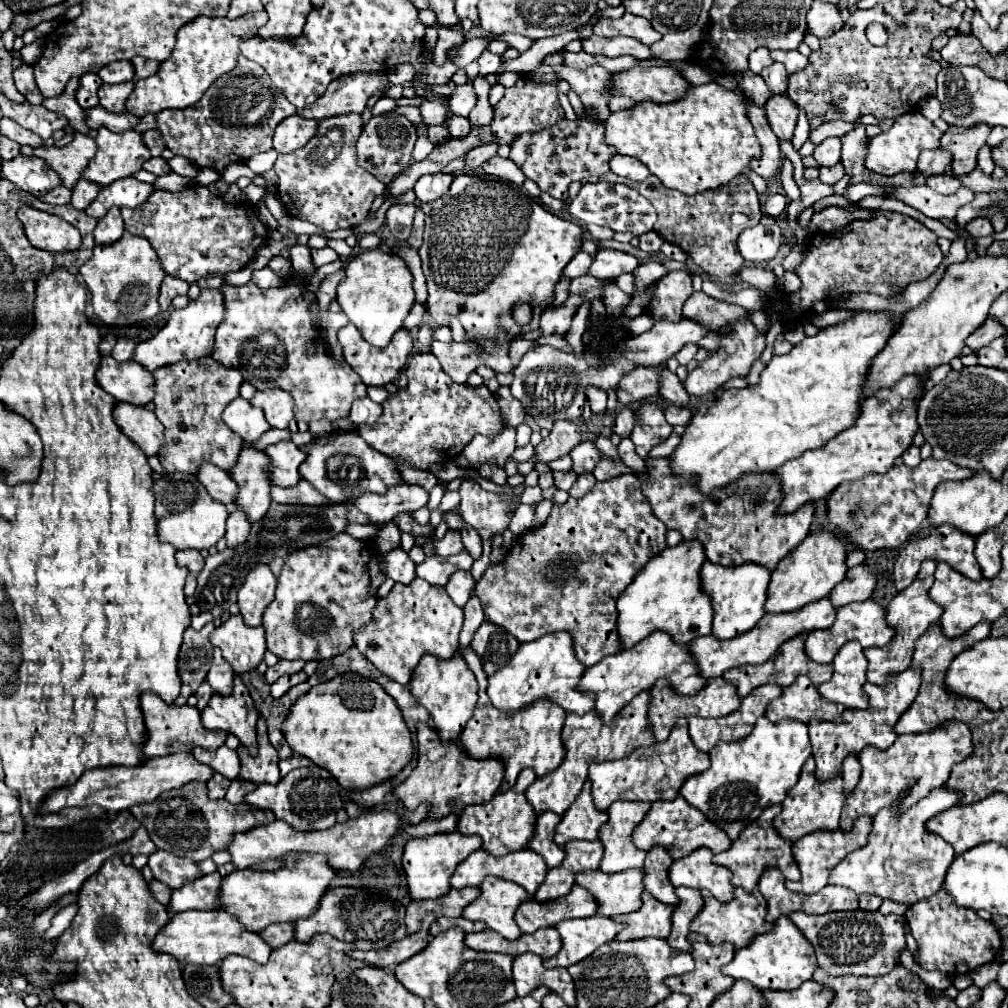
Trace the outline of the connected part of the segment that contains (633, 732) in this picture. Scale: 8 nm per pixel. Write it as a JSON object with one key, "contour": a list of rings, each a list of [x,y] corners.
{"contour":[[[642,691],[640,695],[636,695],[636,699],[632,699],[632,703],[628,703],[628,707],[624,707],[624,711],[610,725],[602,723],[602,719],[596,715],[596,711],[588,711],[582,717],[568,715],[566,723],[562,727],[562,743],[566,749],[566,757],[564,757],[562,765],[556,771],[536,779],[526,791],[526,799],[534,807],[534,811],[536,813],[552,811],[556,815],[564,815],[566,809],[574,803],[574,799],[582,791],[590,763],[622,759],[640,747],[652,745],[654,735],[648,729],[648,719],[646,719],[648,703],[650,703],[650,693]]]}

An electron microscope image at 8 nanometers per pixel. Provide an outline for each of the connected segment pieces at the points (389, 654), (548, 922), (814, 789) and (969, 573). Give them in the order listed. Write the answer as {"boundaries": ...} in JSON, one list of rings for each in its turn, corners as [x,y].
{"boundaries":[[[[416,577],[410,585],[400,585],[396,583],[392,591],[384,597],[378,599],[378,605],[372,613],[372,621],[366,623],[364,629],[360,629],[354,637],[354,643],[358,651],[384,675],[390,679],[406,685],[418,667],[422,655],[430,653],[438,659],[450,659],[458,651],[458,633],[462,629],[462,609],[452,603],[452,599],[444,593],[444,587],[434,587],[428,581]]],[[[574,885],[564,899],[552,899],[548,903],[524,901],[514,913],[514,921],[522,933],[534,933],[540,927],[554,927],[564,919],[590,917],[596,911],[594,897],[580,885]]],[[[856,755],[844,759],[842,773],[828,783],[820,783],[814,779],[814,759],[810,757],[802,767],[796,787],[792,787],[792,791],[788,791],[788,795],[782,803],[782,811],[778,817],[774,817],[772,825],[788,841],[798,841],[800,837],[814,833],[814,831],[836,831],[840,813],[844,807],[844,799],[848,799],[848,795],[852,793],[852,787],[856,787],[858,781],[860,781],[860,763],[858,763]]],[[[942,525],[942,527],[924,527],[920,529],[918,533],[926,533],[926,535],[916,535],[908,541],[908,545],[900,551],[896,563],[894,563],[894,585],[898,591],[906,589],[918,575],[920,571],[920,563],[924,559],[932,559],[932,561],[942,561],[942,563],[948,563],[950,567],[954,567],[958,573],[966,575],[968,579],[972,581],[980,581],[982,579],[982,573],[980,573],[980,567],[976,563],[976,557],[974,557],[974,537],[972,535],[966,535],[962,531],[958,531],[956,527],[952,525]]]]}

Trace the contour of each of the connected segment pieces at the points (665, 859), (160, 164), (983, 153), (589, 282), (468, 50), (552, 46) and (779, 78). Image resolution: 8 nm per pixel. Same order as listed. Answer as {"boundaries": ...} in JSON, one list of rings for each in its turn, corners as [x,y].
{"boundaries":[[[[652,847],[652,851],[646,853],[646,861],[644,861],[644,887],[658,901],[676,905],[678,897],[674,893],[672,883],[668,881],[670,863],[672,859],[664,847]]],[[[152,157],[152,159],[148,159],[148,161],[144,163],[144,169],[146,169],[146,171],[152,171],[152,173],[156,173],[156,175],[166,175],[166,173],[170,171],[170,165],[168,165],[168,161],[162,159],[162,157]]],[[[982,147],[980,149],[980,153],[978,153],[978,167],[986,173],[986,175],[990,175],[992,173],[992,169],[994,169],[994,163],[992,163],[992,157],[990,157],[990,147]]],[[[588,275],[581,276],[580,279],[572,279],[572,283],[570,283],[570,294],[580,294],[591,287],[604,286],[609,282],[615,283],[615,278],[601,280],[588,277]]],[[[482,31],[480,37],[472,37],[472,39],[464,41],[460,47],[452,47],[452,49],[448,51],[448,57],[450,57],[460,69],[464,69],[464,67],[468,67],[472,61],[476,61],[476,59],[480,57],[480,53],[486,49],[486,45],[488,45],[494,37],[496,37],[496,35],[488,35],[486,31]]],[[[572,29],[572,31],[566,31],[566,33],[558,35],[558,37],[544,37],[540,41],[534,41],[528,51],[520,53],[520,57],[516,57],[514,61],[506,61],[500,71],[530,73],[530,71],[538,69],[544,55],[548,55],[548,53],[552,53],[556,49],[564,49],[576,37],[578,37],[578,29]]],[[[772,63],[770,67],[766,67],[762,73],[762,79],[768,83],[772,93],[786,93],[786,85],[788,85],[788,71],[782,63]]]]}

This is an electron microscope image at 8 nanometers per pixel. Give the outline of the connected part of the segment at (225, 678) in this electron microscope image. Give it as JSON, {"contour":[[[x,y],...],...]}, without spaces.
{"contour":[[[214,649],[214,661],[212,661],[212,669],[208,671],[206,681],[208,681],[210,687],[212,687],[216,693],[220,693],[220,695],[232,693],[234,671],[232,671],[232,667],[228,667],[228,661],[222,657],[220,649]]]}

